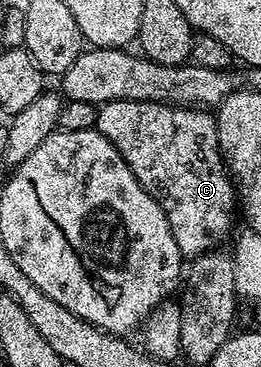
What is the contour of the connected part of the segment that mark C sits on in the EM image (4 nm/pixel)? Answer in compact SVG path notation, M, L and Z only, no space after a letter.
M106 101L98 106L95 115L95 128L117 147L141 187L165 211L173 239L177 239L177 247L187 259L218 250L231 233L231 220L237 217L235 186L223 163L223 152L219 150L219 126L216 118L207 113L210 112L203 107L180 107L168 105L166 101Z

